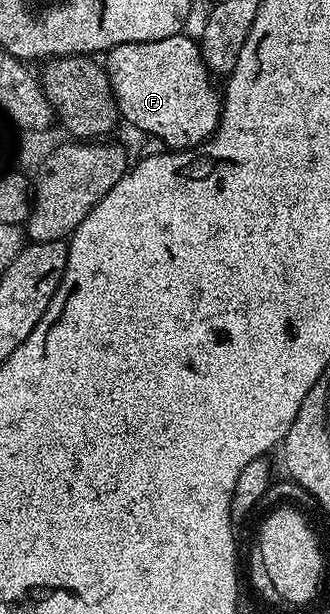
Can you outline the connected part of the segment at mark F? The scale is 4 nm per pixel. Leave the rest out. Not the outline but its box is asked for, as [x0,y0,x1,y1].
[106,32,222,151]

